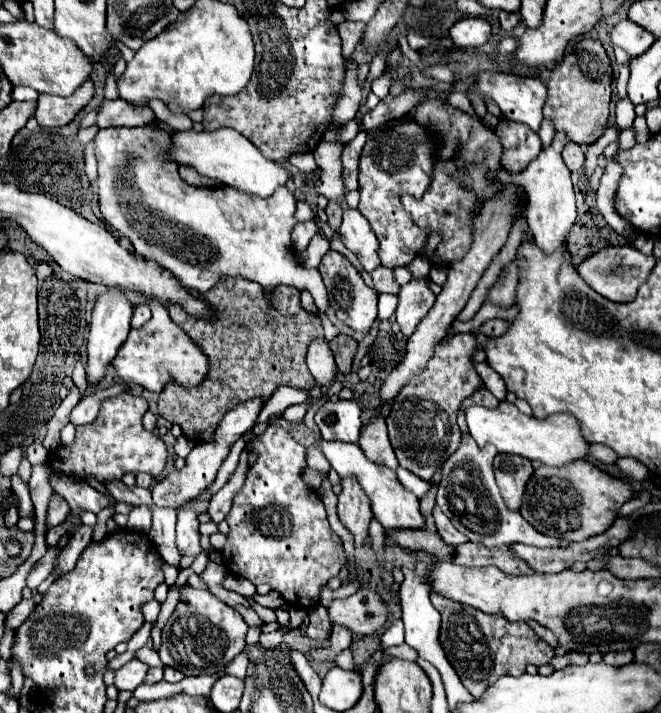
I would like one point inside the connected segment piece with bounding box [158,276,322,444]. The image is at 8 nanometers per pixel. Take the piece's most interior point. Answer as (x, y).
(256, 341)

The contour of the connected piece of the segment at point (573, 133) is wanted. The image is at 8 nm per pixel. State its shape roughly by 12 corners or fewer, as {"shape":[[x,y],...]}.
{"shape":[[576,40],[546,82],[544,118],[576,144],[604,134],[612,66]]}

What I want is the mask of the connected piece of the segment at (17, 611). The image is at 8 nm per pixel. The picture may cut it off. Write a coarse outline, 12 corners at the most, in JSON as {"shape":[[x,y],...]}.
{"shape":[[22,600],[12,608],[6,618],[6,626],[18,628],[30,612],[36,602]]}

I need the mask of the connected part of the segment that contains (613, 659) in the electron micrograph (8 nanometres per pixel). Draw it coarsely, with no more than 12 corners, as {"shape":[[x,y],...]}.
{"shape":[[610,652],[602,662],[620,668],[632,662],[632,652]]}

